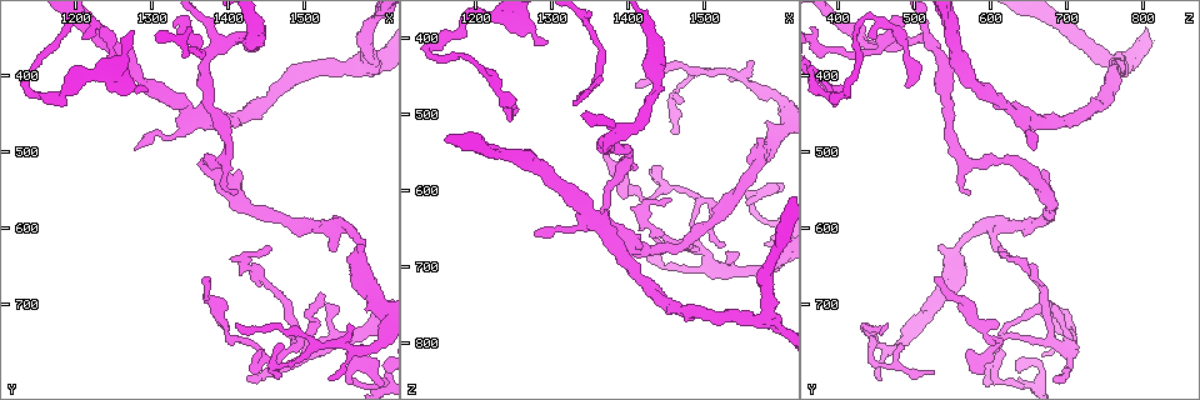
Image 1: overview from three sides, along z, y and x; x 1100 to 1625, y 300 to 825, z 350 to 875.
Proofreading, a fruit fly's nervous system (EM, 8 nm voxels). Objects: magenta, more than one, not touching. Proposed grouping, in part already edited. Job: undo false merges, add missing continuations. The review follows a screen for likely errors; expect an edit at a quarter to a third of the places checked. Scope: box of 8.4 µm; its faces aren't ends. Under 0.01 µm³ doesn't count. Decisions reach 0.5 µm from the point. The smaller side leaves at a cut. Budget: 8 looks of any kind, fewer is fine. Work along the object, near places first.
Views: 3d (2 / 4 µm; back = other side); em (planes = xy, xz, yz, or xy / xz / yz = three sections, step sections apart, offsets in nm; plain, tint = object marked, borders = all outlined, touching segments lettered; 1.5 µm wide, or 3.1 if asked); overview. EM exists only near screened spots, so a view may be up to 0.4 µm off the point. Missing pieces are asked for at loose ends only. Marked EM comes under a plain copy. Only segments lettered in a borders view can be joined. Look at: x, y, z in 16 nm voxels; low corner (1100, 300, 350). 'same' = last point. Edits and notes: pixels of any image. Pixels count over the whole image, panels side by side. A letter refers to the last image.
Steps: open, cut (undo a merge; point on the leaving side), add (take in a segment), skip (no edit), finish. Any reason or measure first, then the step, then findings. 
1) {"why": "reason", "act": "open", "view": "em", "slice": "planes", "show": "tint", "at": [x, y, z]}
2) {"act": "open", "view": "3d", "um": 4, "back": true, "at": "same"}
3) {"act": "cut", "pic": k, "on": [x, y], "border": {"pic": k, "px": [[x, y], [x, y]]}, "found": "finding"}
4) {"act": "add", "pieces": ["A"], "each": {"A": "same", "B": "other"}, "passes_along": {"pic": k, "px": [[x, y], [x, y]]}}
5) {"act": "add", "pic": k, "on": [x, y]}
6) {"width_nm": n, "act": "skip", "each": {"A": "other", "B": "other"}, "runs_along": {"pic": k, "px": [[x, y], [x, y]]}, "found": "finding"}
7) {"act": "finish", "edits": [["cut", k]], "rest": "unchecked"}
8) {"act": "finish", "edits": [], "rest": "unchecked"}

{"why": "a narrow waist", "act": "open", "view": "3d", "um": 2, "back": true, "at": [1370, 510, 610]}

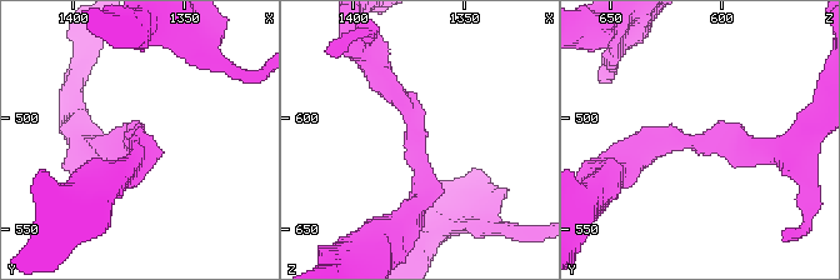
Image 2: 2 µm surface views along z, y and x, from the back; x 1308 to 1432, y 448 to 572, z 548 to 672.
{"arm_widths_nm": [190, 280], "why": "now the EM", "act": "open", "view": "em", "slice": "planes", "show": "borders", "at": [1370, 512, 612]}

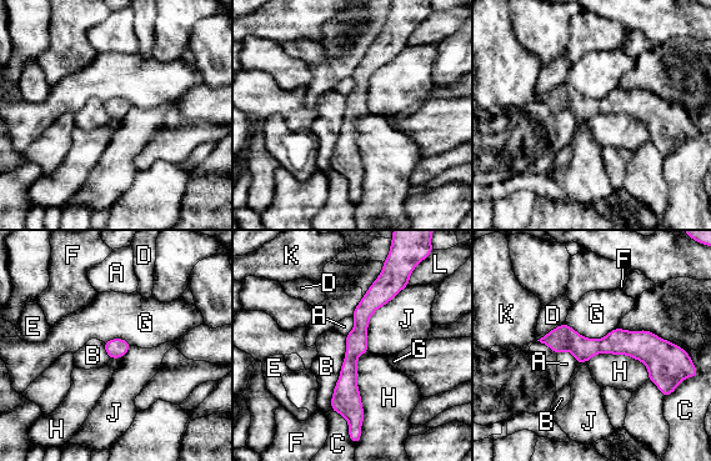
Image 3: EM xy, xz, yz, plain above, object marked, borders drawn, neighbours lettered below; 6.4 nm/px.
{"act": "skip", "each": {"A": "other", "B": "other", "C": "other", "D": "other", "E": "other", "F": "other", "G": "other", "H": "other", "J": "other", "K": "other", "L": "other"}, "found": "one cell here"}

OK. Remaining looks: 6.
{"why": "calibre changes", "act": "open", "view": "3d", "um": 2, "at": [1500, 750, 685]}

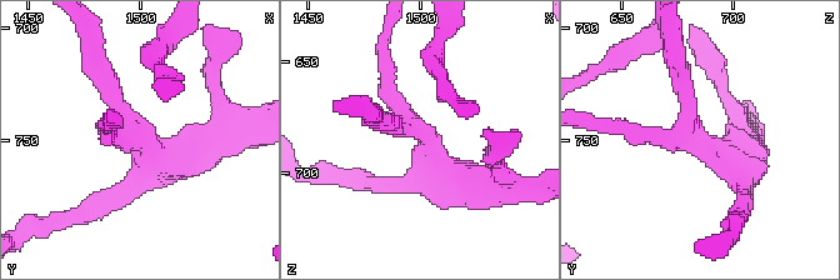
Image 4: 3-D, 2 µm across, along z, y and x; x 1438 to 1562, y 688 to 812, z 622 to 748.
{"arms": 4, "why": "shape alone is not enough", "act": "open", "view": "em", "slice": "planes", "show": "tint", "at": [1501, 749, 681]}

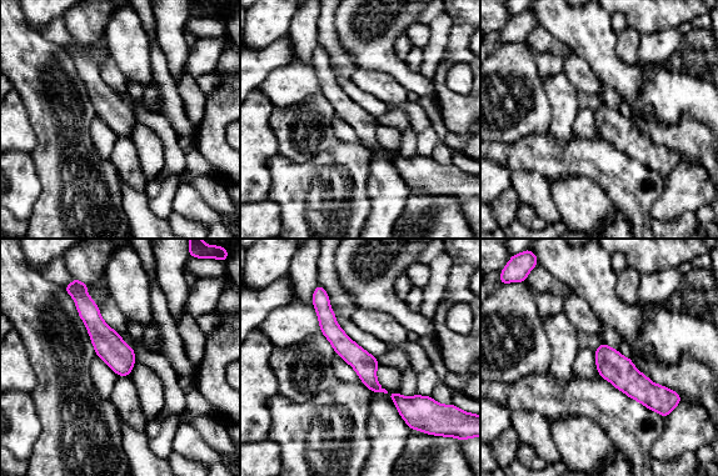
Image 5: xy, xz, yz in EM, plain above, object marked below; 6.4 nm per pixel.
{"act": "open", "view": "em", "slice": "planes", "show": "borders", "at": "same"}

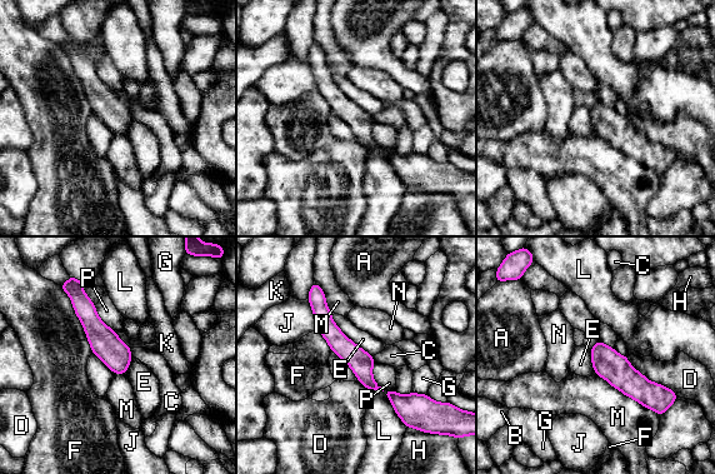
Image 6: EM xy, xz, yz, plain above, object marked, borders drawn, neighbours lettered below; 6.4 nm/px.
{"act": "skip", "each": {"A": "other", "B": "other", "C": "other", "D": "other", "E": "other", "F": "other", "G": "other", "H": "other", "J": "other", "K": "other", "L": "other", "M": "other", "N": "other", "P": "other"}, "border": {"pic": 6, "px": [[330, 312], [334, 323], [373, 355]]}, "found": "one cell here"}

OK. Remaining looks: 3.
{"why": "free end", "act": "open", "view": "em", "slice": "yz", "step": 4, "show": "tint", "at": [1460, 785, 525]}

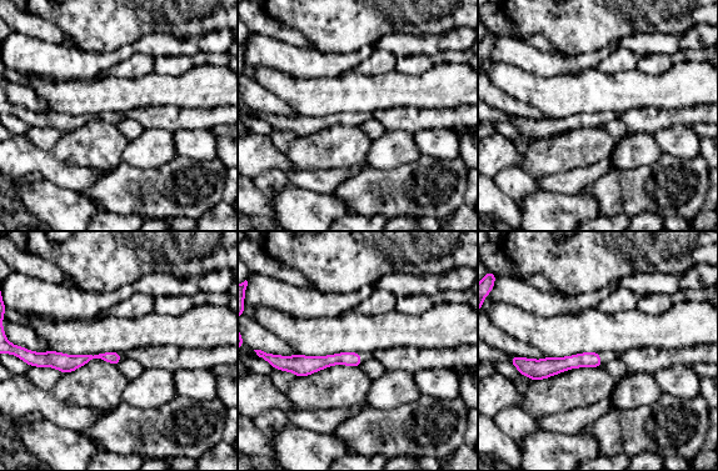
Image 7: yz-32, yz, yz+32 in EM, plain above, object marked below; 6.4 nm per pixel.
{"why": "another direction", "act": "open", "view": "em", "slice": "planes", "show": "borders", "at": "same"}

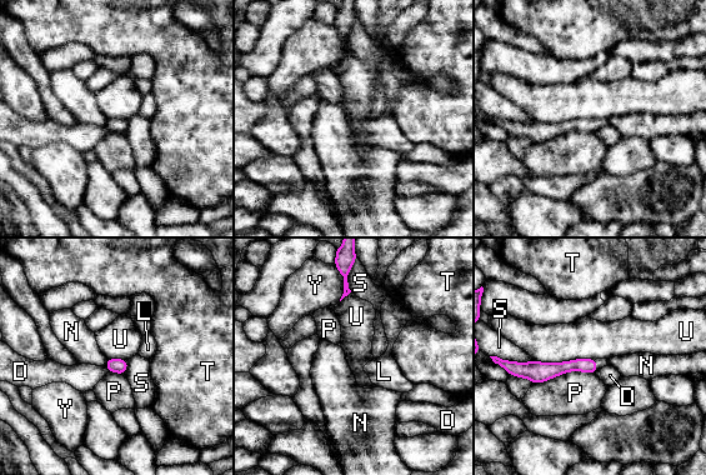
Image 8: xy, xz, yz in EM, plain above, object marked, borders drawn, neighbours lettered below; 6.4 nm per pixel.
{"act": "add", "pieces": ["L"], "each": {"D": "other", "L": "same", "N": "other", "P": "other", "S": "other", "T": "other", "U": "other", "Y": "other"}, "found": "the cell continues"}

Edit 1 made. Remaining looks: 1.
{"act": "finish", "edits": [["add", 8]], "rest": "unchecked"}

